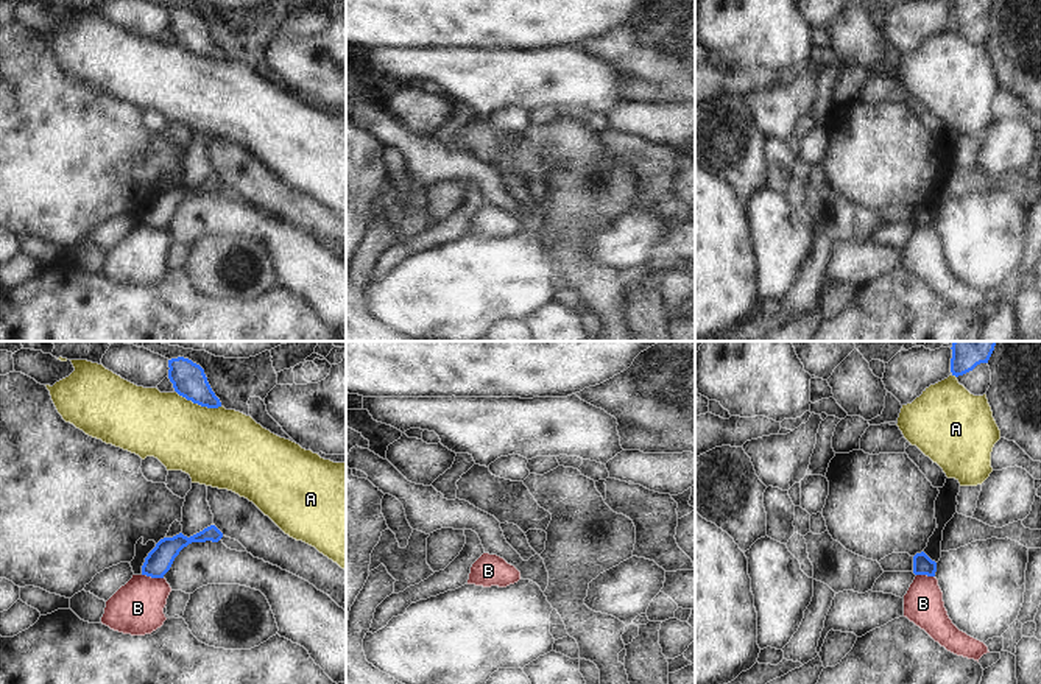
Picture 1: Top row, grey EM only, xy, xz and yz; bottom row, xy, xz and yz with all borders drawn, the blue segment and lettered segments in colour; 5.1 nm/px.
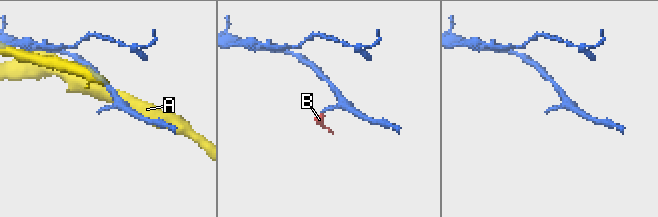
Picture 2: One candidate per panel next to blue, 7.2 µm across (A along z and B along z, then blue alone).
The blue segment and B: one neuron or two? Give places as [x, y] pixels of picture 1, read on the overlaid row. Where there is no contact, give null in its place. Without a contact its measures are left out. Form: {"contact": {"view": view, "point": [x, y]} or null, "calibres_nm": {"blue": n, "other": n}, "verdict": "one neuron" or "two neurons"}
{"contact": {"view": "xy", "point": [153, 577]}, "calibres_nm": {"blue": 140, "other": 280}, "verdict": "two neurons"}

